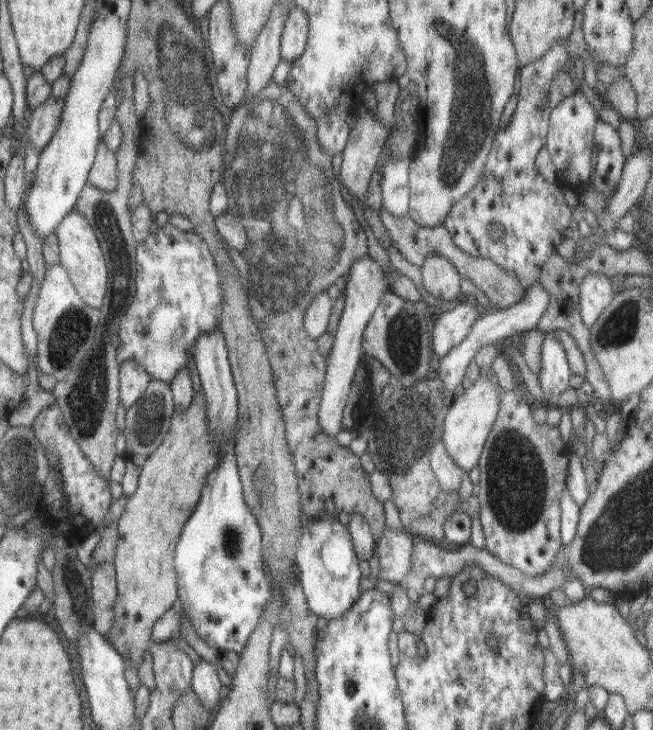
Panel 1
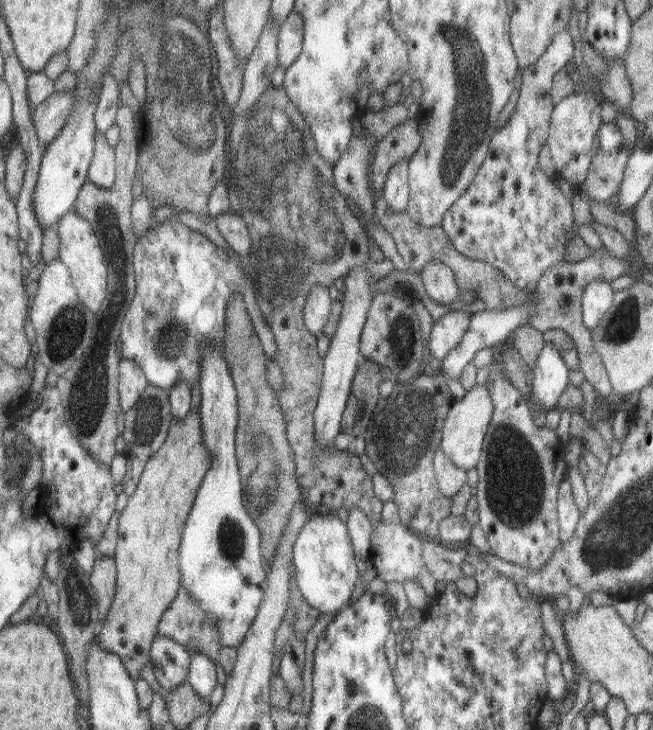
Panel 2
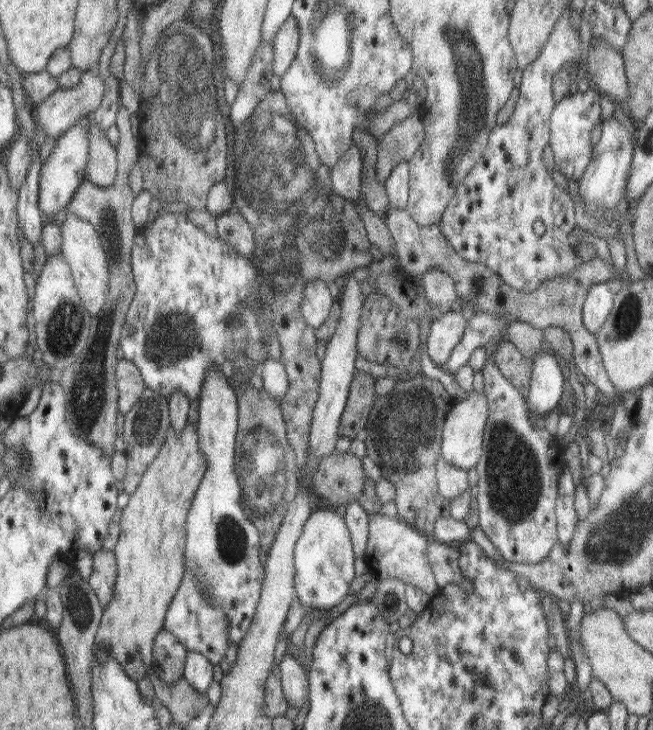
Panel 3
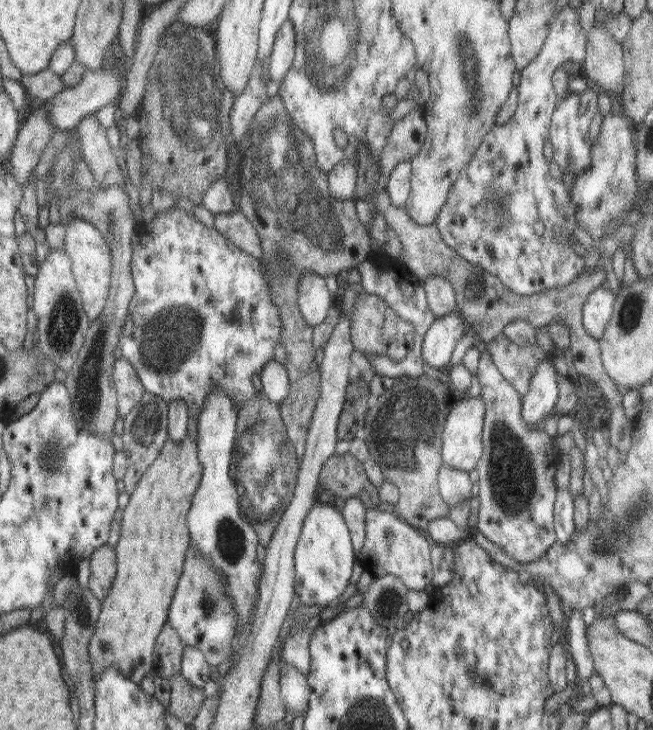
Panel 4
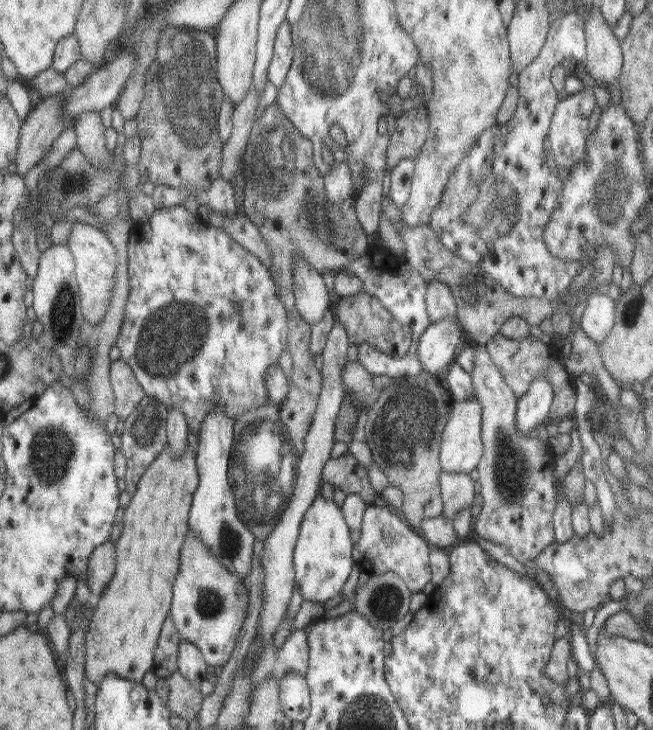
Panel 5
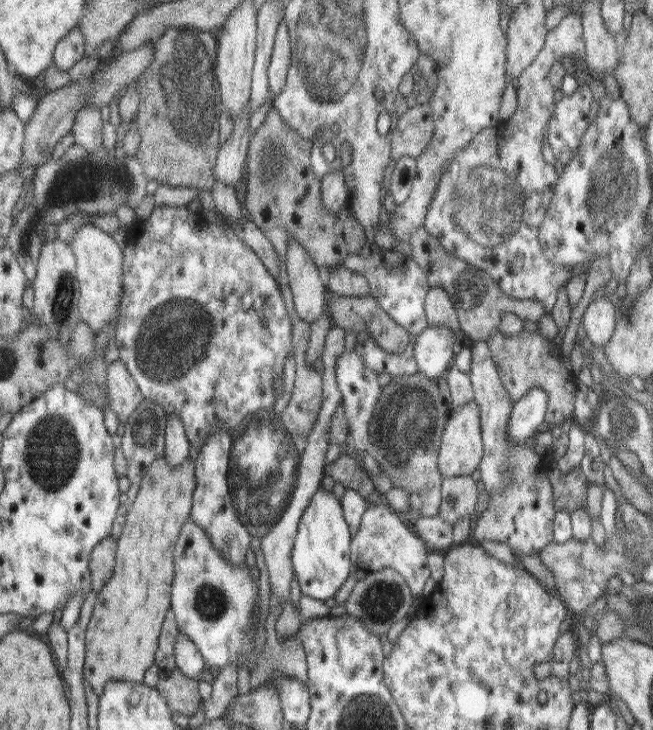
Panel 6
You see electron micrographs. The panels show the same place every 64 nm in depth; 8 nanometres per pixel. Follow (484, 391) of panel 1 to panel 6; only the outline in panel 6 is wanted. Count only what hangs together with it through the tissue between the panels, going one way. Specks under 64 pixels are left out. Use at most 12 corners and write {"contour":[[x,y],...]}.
{"contour":[[481,408],[451,410],[439,448],[443,476],[471,476],[483,460]]}

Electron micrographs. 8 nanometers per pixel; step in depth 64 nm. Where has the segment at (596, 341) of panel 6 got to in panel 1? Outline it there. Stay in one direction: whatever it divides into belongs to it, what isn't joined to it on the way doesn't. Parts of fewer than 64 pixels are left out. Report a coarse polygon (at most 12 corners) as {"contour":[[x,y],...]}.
{"contour":[[585,276],[579,310],[591,328],[615,292],[609,276]]}

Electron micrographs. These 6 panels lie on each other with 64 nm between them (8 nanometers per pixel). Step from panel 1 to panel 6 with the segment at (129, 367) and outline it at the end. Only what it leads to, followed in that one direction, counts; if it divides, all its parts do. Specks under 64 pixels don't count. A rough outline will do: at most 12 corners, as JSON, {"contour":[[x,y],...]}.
{"contour":[[121,360],[109,364],[115,416],[127,418],[145,396]]}

